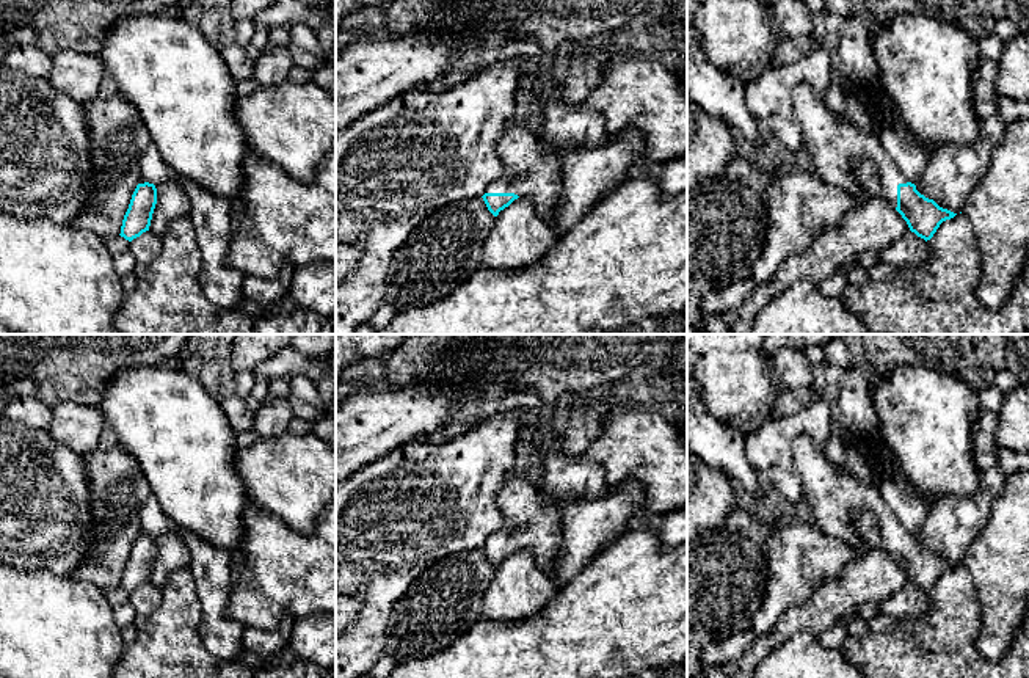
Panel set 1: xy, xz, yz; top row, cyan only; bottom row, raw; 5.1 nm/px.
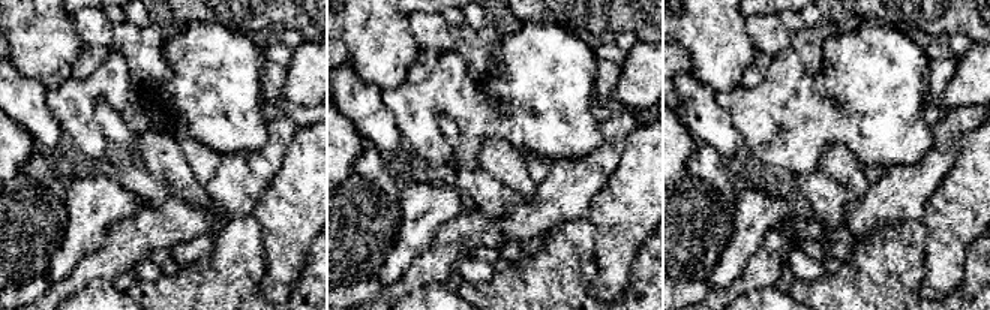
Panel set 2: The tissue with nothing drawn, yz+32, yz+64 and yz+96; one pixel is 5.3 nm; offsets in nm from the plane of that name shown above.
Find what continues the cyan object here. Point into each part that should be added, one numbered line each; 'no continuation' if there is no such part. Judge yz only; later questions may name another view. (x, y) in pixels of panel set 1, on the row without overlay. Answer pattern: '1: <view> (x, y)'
1: yz (835, 498)

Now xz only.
1: xz (529, 523)

